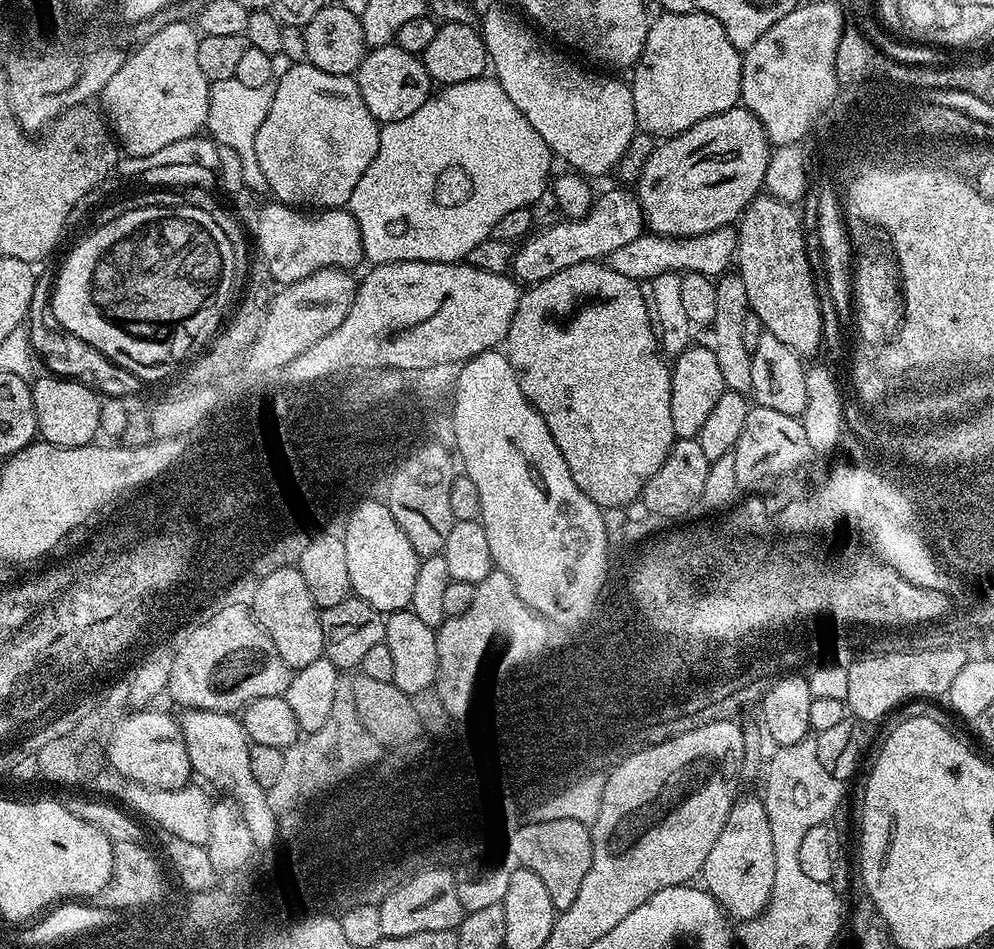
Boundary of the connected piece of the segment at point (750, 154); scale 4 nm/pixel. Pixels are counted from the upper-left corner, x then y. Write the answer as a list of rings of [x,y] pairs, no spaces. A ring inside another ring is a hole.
[[[743,106],[714,114],[714,118],[706,118],[690,126],[690,130],[657,143],[640,171],[640,179],[634,184],[635,199],[637,196],[644,207],[647,231],[658,236],[697,236],[735,225],[748,203],[761,195],[769,155],[768,135],[762,122],[758,122],[756,115]]]

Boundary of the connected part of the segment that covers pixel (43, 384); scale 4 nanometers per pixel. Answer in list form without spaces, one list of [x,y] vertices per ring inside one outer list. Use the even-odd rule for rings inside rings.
[[[55,374],[43,375],[37,375],[30,384],[39,439],[45,444],[67,448],[93,443],[100,431],[99,402],[101,397],[86,385],[79,384],[77,380],[69,380]]]

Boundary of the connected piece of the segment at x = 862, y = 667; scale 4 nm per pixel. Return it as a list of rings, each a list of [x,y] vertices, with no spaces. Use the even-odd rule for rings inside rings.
[[[953,642],[942,650],[919,651],[918,654],[861,655],[861,660],[847,665],[847,711],[861,722],[880,722],[887,717],[884,716],[887,712],[894,711],[907,700],[920,700],[923,696],[947,697],[954,678],[958,678],[962,666],[966,666],[970,659],[970,653],[958,645]]]

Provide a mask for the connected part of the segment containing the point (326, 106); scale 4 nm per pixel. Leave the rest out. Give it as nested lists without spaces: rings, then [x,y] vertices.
[[[307,62],[292,64],[283,72],[284,69],[272,88],[266,122],[258,126],[258,138],[254,138],[254,151],[266,177],[268,192],[276,195],[273,197],[281,204],[309,204],[312,210],[344,208],[350,202],[350,194],[354,194],[354,186],[358,186],[358,178],[366,174],[366,166],[378,154],[381,125],[366,110],[366,102],[362,102],[362,94],[352,76],[326,74],[326,70],[318,70]]]

